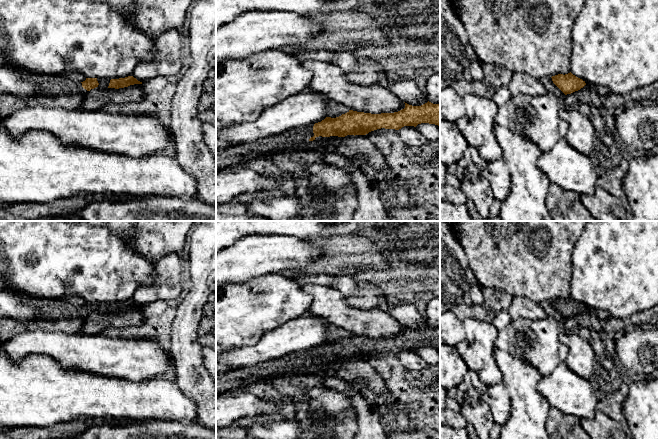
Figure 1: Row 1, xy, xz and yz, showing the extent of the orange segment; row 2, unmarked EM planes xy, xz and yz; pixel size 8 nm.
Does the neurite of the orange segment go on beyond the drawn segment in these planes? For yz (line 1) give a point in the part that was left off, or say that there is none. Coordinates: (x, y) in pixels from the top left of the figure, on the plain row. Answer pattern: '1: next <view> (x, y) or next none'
1: next none

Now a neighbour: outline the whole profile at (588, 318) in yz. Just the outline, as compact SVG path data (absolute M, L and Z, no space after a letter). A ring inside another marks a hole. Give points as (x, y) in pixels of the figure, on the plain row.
M586 308L580 314L567 318L564 322L565 332L572 332L581 328L601 330L600 321L595 309Z

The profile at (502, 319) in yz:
M500 310L495 313L495 317L493 319L493 325L499 331L501 329L506 328L511 322L511 315L508 310Z

